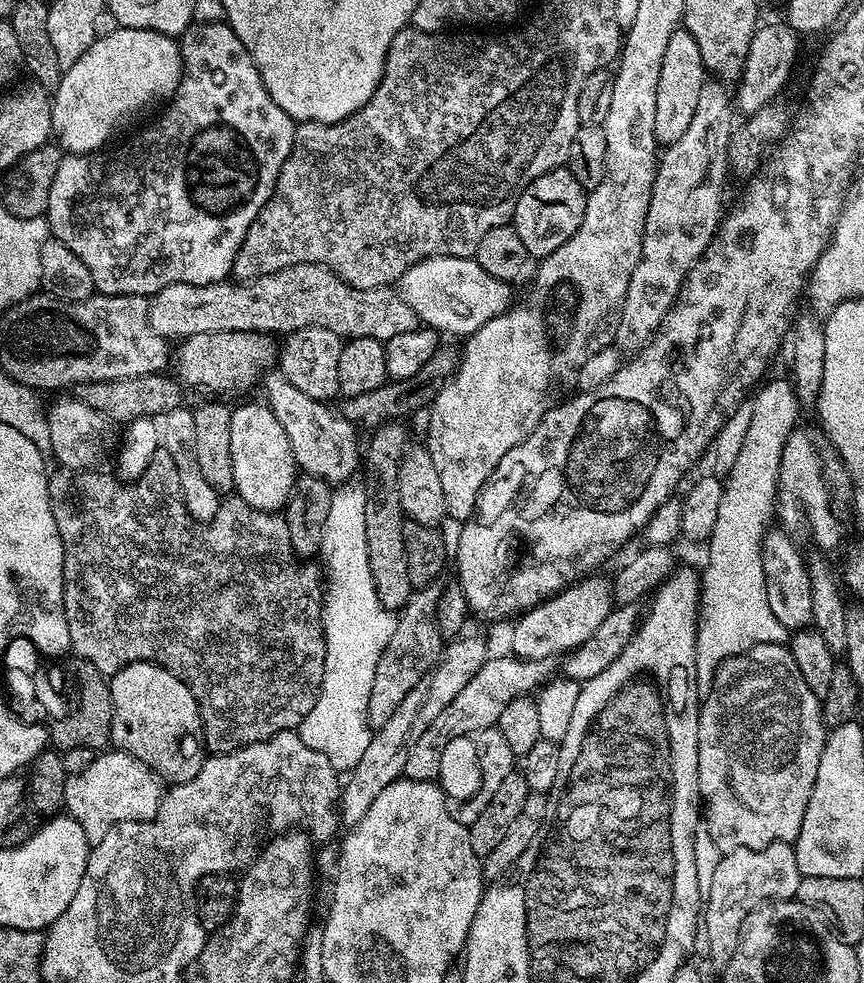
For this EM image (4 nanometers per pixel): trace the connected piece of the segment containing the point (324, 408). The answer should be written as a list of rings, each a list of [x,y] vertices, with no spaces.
[[[269,370],[262,377],[262,387],[264,386],[263,403],[282,422],[282,430],[286,430],[286,438],[290,438],[290,450],[294,450],[296,467],[301,473],[317,476],[327,480],[333,486],[339,486],[349,479],[352,471],[359,469],[362,464],[362,448],[356,445],[356,434],[354,425],[340,415],[335,407],[329,406],[323,400],[312,400],[310,394],[302,394],[298,386],[290,386],[290,382],[278,370]]]

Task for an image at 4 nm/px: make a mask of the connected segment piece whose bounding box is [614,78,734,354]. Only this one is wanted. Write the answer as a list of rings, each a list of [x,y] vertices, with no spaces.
[[[715,78],[705,79],[686,134],[682,134],[678,142],[667,145],[659,157],[644,223],[642,254],[634,274],[630,274],[630,286],[616,327],[614,344],[621,353],[639,352],[660,331],[660,323],[672,309],[686,274],[720,227],[724,182],[730,176],[728,147],[734,131],[734,104],[724,88]]]

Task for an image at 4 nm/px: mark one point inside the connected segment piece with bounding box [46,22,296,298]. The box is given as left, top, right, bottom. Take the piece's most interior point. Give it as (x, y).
(173, 207)

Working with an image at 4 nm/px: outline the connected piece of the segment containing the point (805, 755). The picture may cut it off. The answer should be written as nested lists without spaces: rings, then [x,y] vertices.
[[[759,644],[746,649],[736,656],[729,656],[720,663],[712,686],[703,697],[698,718],[698,786],[702,801],[702,823],[707,826],[710,838],[714,838],[714,846],[723,854],[733,852],[735,848],[761,848],[774,842],[792,844],[802,830],[802,814],[806,810],[806,802],[810,800],[810,790],[814,790],[814,778],[818,778],[818,762],[822,759],[826,729],[822,710],[821,697],[818,697],[806,686],[802,674],[792,657],[791,647],[784,644]]]

